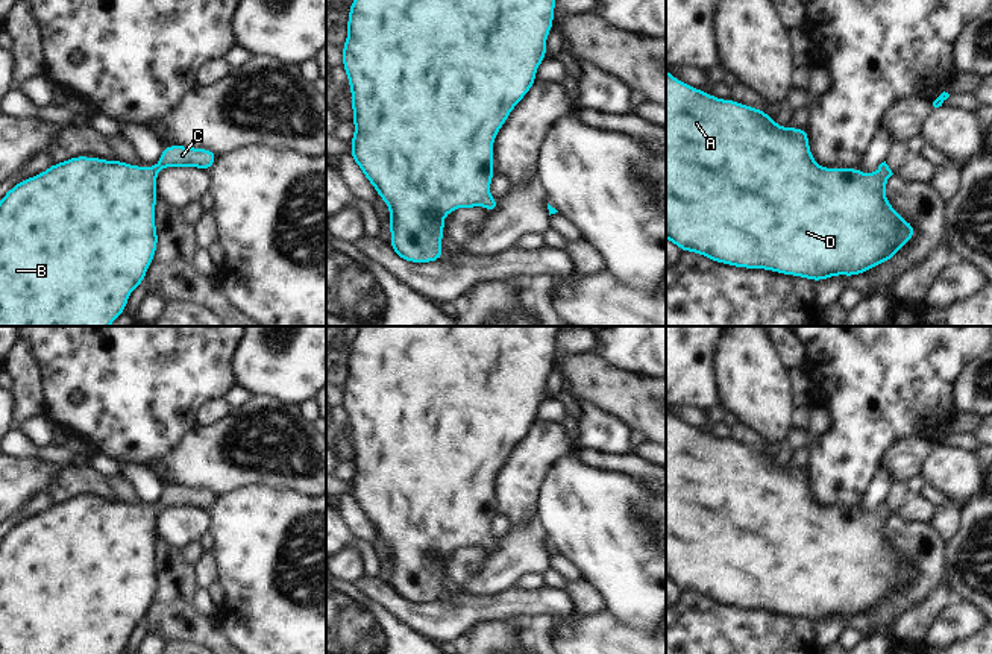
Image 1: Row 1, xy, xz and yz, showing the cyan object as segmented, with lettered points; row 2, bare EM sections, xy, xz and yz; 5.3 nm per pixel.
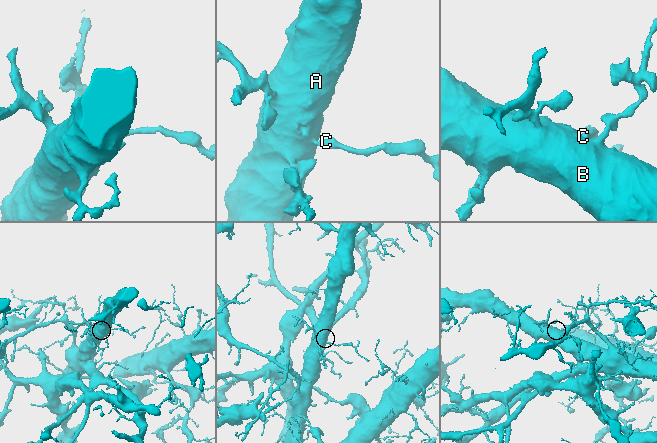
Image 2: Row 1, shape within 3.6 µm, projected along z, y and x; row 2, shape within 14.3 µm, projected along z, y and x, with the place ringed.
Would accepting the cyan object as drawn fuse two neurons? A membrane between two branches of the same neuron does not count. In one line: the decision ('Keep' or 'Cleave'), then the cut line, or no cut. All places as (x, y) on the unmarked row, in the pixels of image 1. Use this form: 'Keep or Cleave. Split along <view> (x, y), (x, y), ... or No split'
Keep. No split

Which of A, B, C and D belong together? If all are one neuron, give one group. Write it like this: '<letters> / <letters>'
A B C D

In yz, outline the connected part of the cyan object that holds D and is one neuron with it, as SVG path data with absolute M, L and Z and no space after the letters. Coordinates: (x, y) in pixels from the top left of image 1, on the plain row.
M666 410L666 578L683 592L698 592L714 602L743 608L763 608L781 615L792 615L813 621L824 621L836 615L855 616L892 599L901 586L916 575L916 568L892 548L884 534L887 519L892 516L889 505L881 502L878 510L865 514L860 508L824 508L811 496L805 469L780 467L774 457L763 449L742 445L736 440L722 440L699 428L686 425Z

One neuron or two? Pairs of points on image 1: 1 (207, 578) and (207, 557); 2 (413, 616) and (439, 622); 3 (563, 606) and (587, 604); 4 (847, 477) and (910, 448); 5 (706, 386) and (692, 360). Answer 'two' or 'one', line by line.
1: one
2: one
3: two
4: two
5: one

